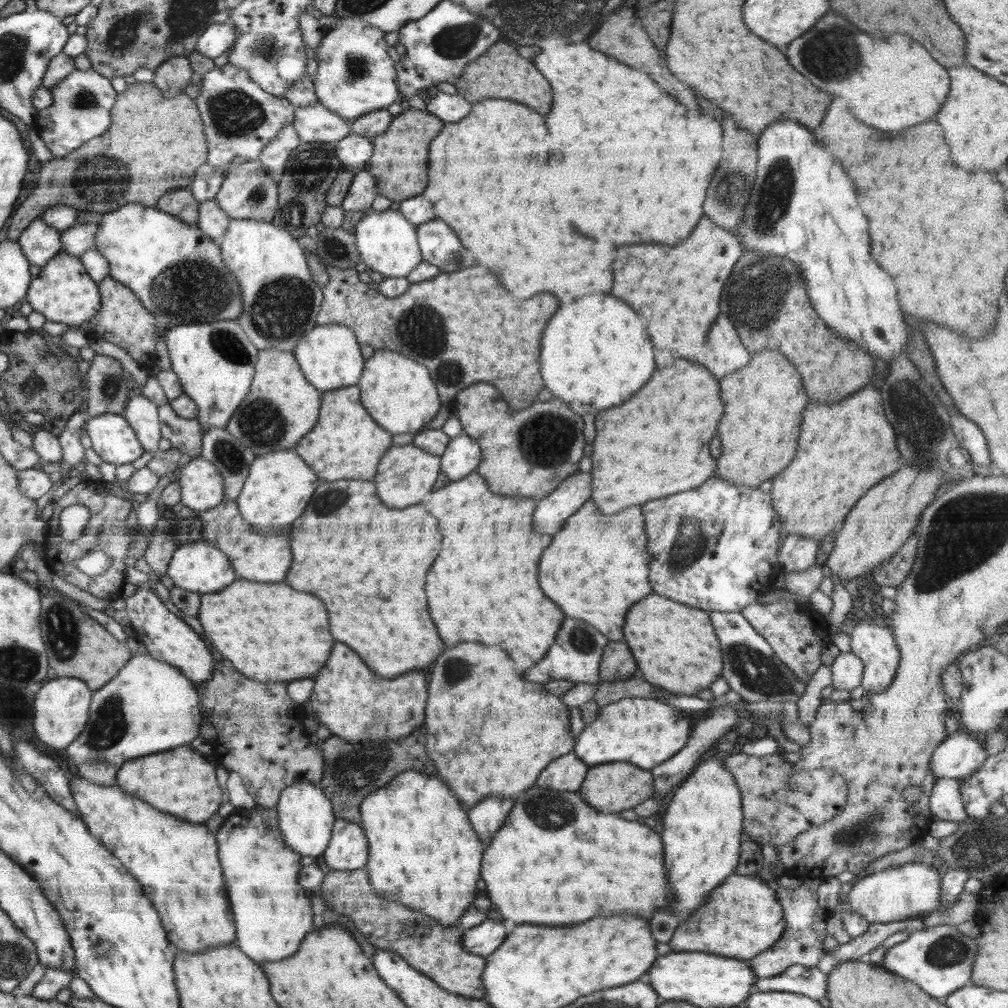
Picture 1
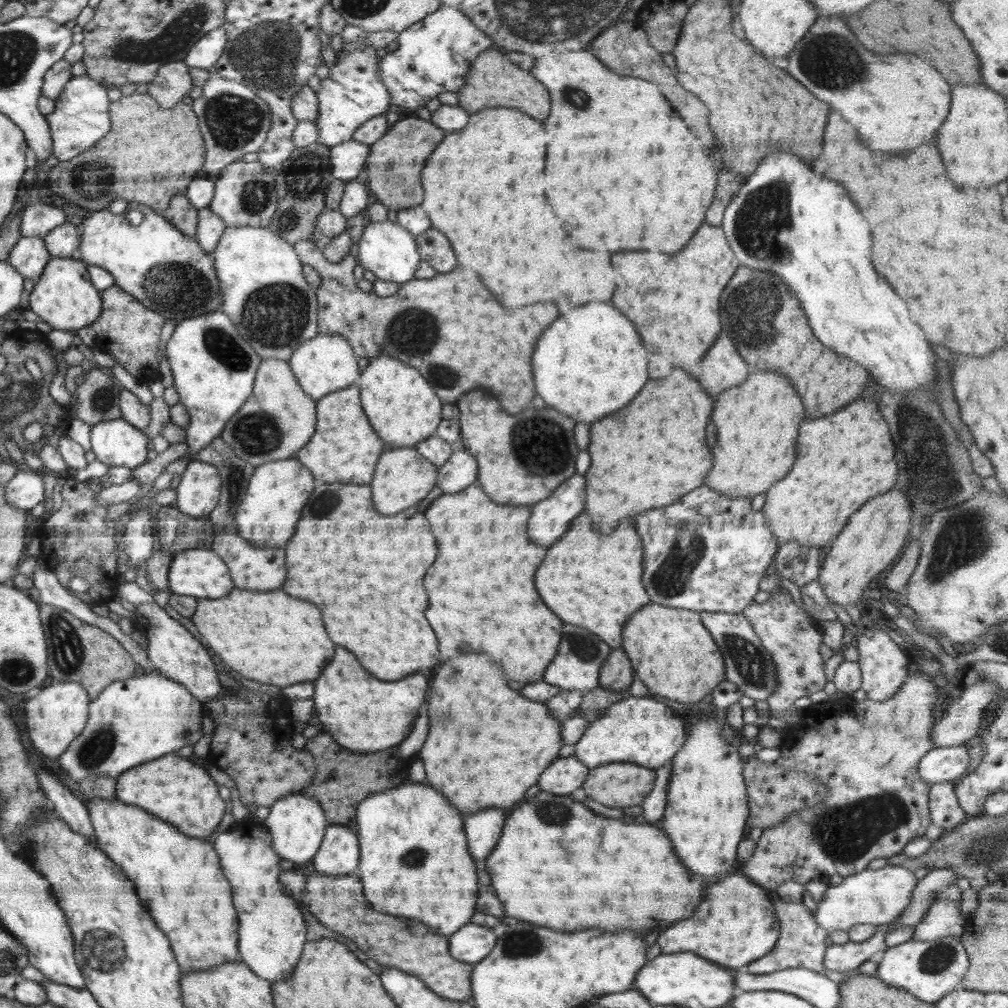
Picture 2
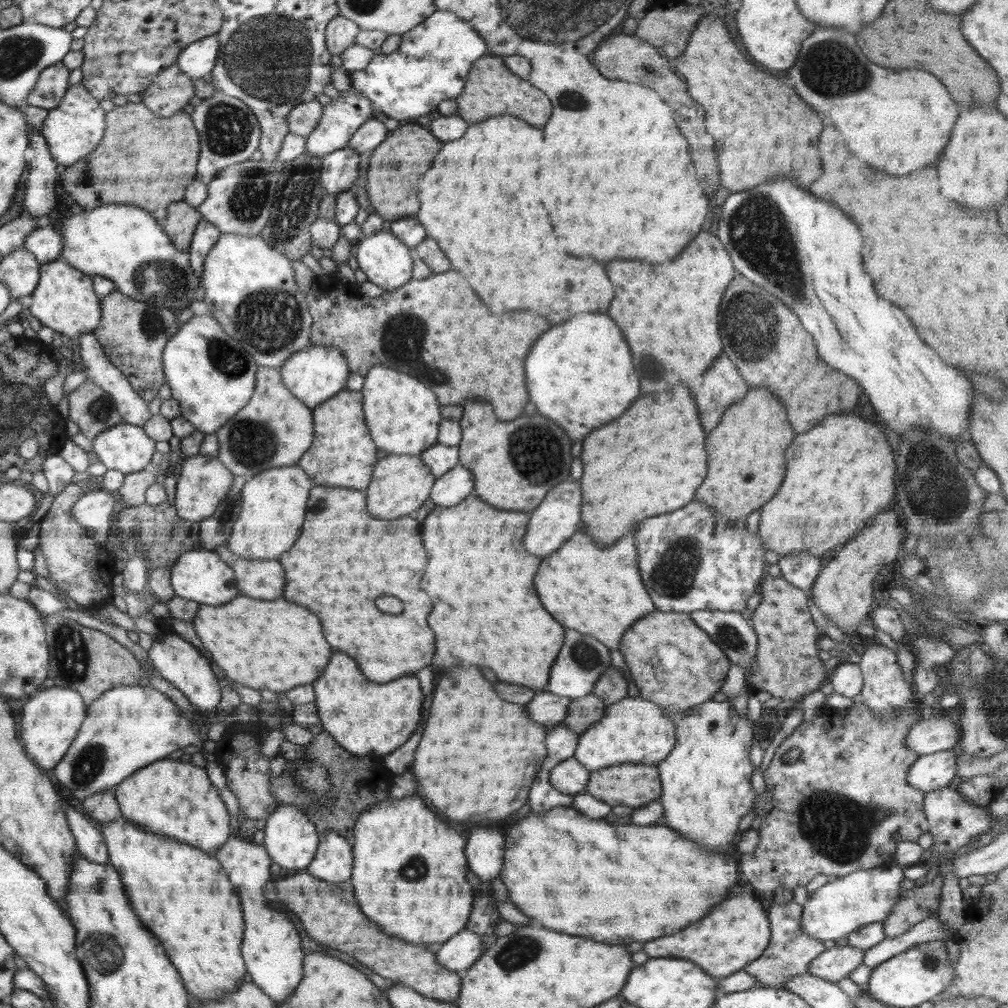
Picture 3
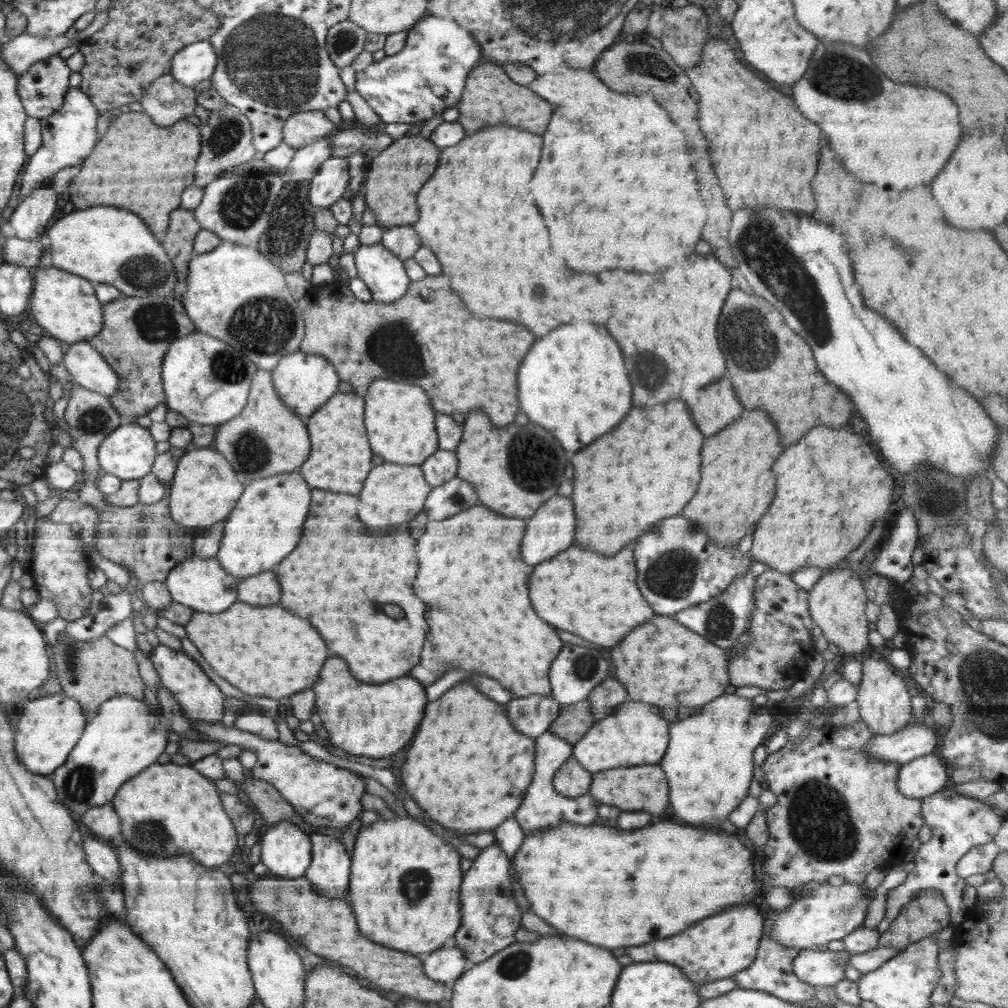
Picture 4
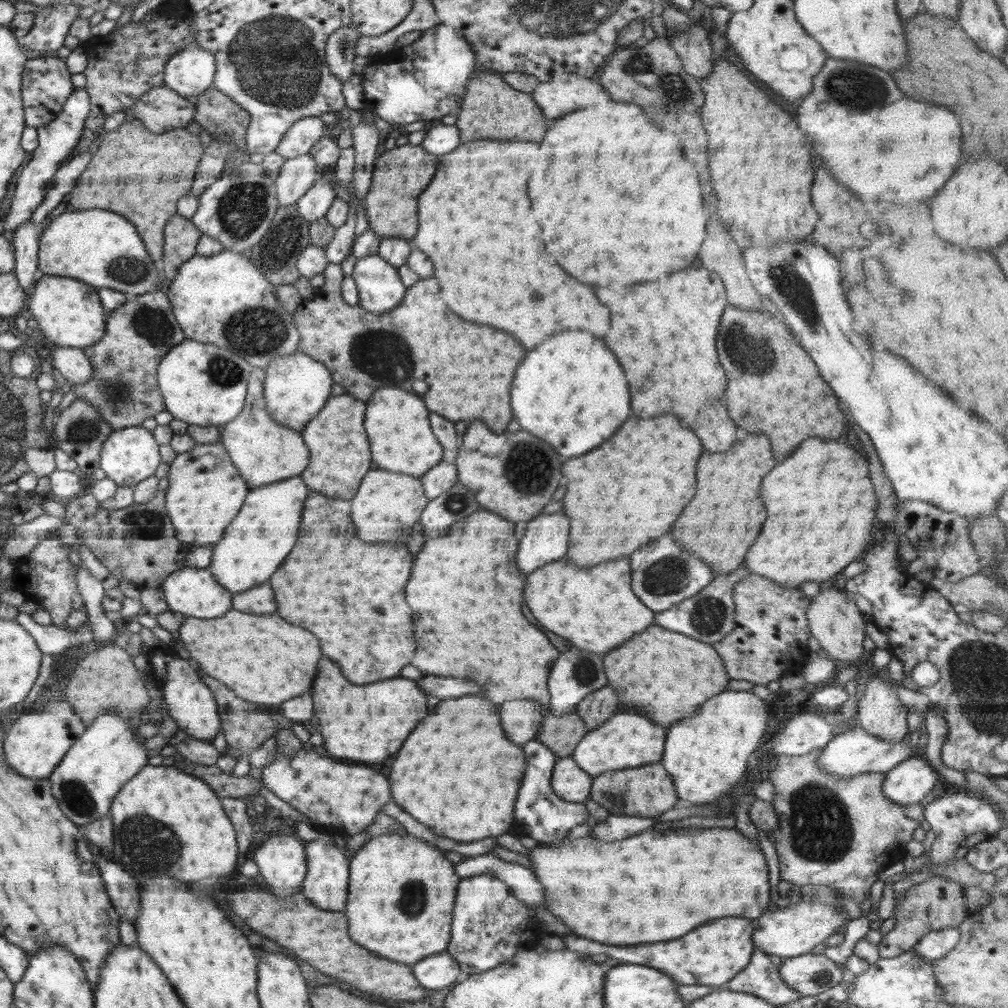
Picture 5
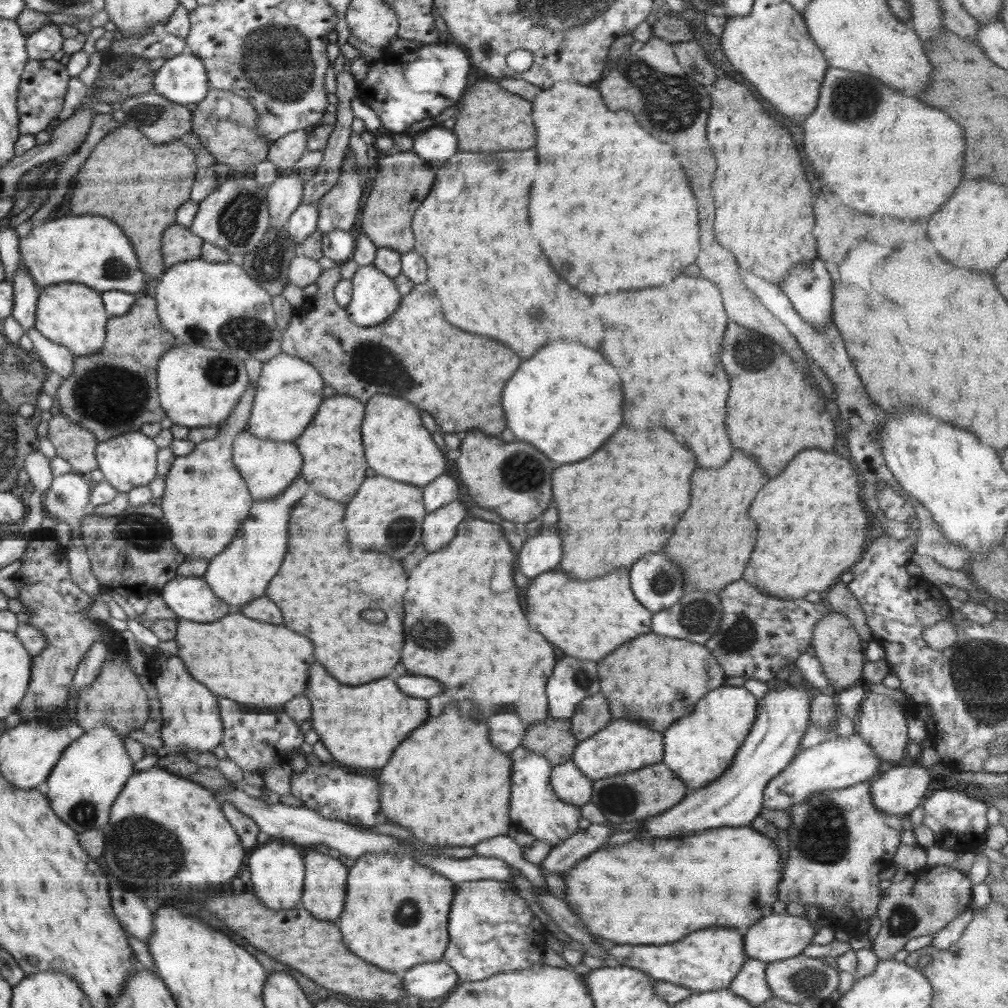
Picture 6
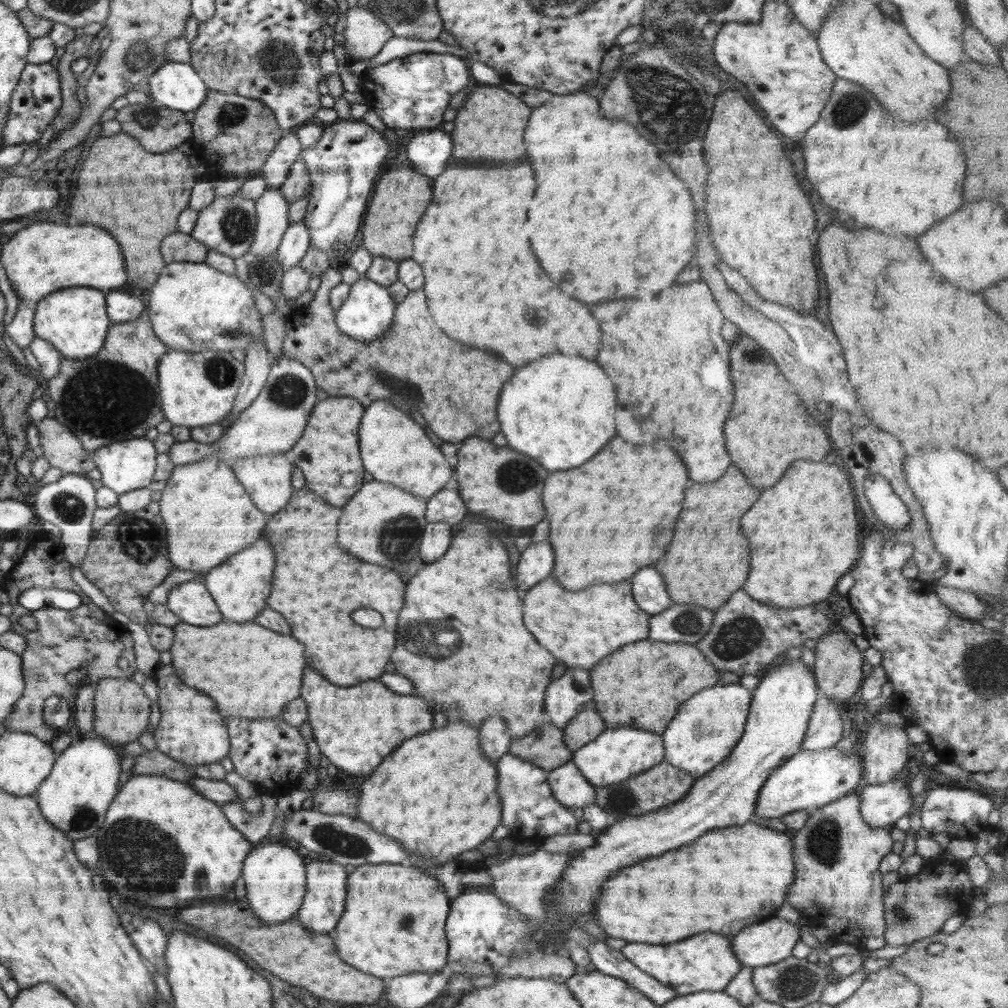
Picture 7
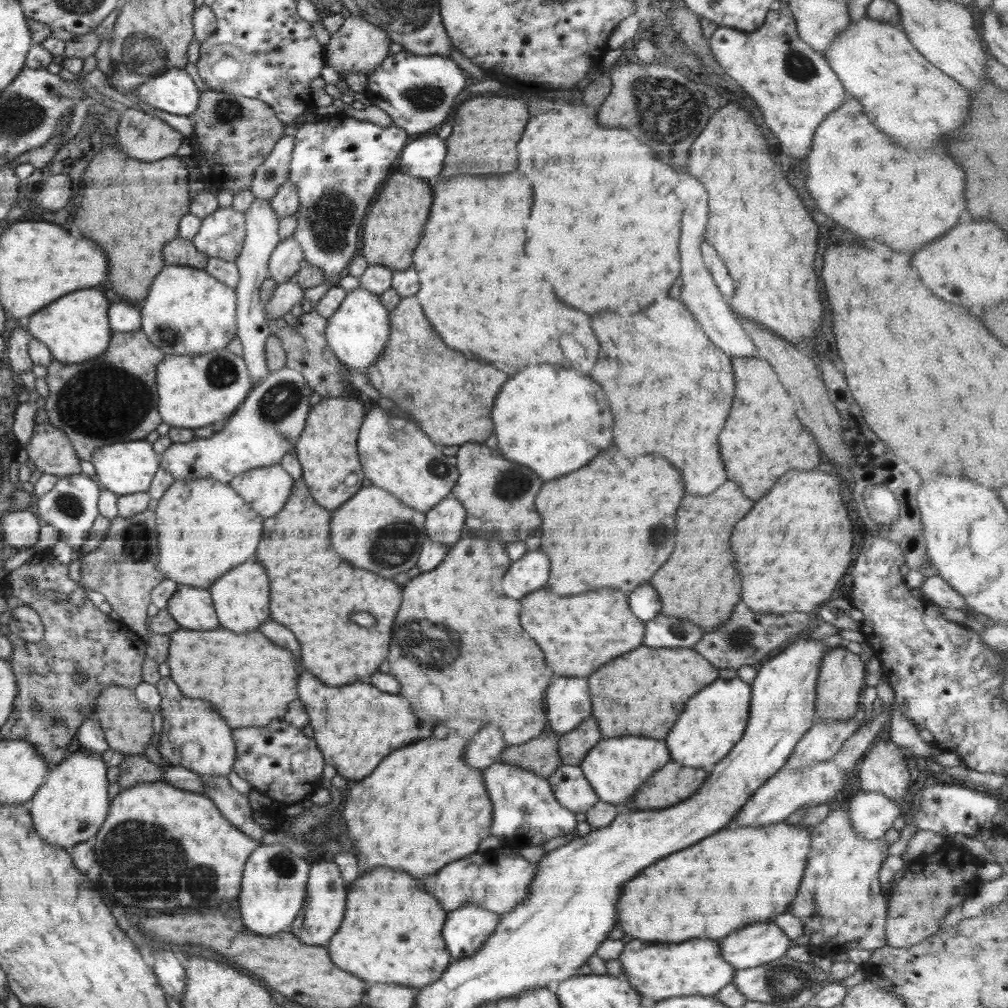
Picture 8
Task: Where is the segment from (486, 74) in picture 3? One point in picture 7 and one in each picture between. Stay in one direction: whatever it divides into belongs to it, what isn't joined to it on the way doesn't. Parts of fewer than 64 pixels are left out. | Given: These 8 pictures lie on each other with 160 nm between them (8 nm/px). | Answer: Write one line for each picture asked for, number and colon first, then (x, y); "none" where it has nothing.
4: (490, 98)
5: (492, 109)
6: (492, 120)
7: (491, 125)

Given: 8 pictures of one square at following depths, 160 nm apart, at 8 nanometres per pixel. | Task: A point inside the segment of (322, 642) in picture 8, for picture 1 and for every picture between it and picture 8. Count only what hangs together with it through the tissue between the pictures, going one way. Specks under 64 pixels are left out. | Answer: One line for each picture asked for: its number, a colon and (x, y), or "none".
1: (356, 545)
2: (339, 531)
3: (388, 556)
4: (338, 576)
5: (349, 593)
6: (319, 566)
7: (305, 576)

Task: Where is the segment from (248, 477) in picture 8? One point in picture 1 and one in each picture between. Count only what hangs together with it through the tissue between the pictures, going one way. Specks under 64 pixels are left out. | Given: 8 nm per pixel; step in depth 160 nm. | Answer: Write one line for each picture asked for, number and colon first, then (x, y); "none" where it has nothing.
1: (281, 400)
2: (272, 425)
3: (258, 438)
4: (267, 438)
5: (263, 451)
6: (268, 467)
7: (267, 479)

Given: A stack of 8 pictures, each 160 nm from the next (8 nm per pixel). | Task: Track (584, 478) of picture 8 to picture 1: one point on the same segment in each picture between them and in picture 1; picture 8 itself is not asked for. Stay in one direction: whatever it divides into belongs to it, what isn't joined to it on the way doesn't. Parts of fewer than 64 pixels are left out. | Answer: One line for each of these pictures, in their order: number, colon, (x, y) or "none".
1: (631, 465)
2: (664, 456)
3: (651, 460)
4: (645, 470)
5: (629, 491)
6: (623, 502)
7: (608, 518)

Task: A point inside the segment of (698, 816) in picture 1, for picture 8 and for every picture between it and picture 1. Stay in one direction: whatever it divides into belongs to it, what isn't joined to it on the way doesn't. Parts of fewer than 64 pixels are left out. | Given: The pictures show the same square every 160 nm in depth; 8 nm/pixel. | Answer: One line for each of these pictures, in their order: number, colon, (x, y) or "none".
2: (706, 817)
3: (706, 789)
4: (709, 763)
5: (706, 755)
6: (699, 747)
7: (708, 726)
8: (713, 721)

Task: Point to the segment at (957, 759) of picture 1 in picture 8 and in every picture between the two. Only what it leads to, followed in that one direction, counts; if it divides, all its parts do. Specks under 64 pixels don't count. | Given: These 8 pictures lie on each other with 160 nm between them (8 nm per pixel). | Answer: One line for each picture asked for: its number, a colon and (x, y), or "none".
2: (950, 763)
3: (933, 771)
4: (921, 777)
5: (907, 783)
6: (899, 789)
7: (882, 804)
8: (871, 814)

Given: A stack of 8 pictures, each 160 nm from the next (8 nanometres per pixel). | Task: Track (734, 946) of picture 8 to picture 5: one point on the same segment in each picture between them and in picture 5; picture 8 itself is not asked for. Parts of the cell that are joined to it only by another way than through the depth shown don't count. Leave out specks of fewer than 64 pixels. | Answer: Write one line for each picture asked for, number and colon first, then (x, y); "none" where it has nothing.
5: (794, 930)
6: (775, 937)
7: (758, 945)

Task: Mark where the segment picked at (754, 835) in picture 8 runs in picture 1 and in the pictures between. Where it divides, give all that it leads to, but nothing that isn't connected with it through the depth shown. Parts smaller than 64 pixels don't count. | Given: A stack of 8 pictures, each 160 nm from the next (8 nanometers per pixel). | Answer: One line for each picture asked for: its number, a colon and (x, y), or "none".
1: (538, 869)
2: (543, 869)
3: (617, 884)
4: (610, 888)
5: (655, 887)
6: (656, 892)
7: (733, 877)

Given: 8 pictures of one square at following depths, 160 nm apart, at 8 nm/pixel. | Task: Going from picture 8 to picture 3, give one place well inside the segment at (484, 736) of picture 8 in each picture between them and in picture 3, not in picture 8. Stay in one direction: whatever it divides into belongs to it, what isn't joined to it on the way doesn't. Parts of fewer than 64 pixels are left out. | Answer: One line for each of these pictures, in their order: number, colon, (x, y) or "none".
3: (548, 709)
4: (532, 716)
5: (521, 720)
6: (507, 730)
7: (495, 739)

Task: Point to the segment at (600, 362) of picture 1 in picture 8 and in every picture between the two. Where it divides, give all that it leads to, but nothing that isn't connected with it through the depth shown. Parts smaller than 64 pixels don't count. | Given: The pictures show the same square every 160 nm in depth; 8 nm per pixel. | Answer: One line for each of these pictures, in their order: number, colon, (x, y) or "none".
2: (591, 362)
3: (580, 375)
4: (573, 381)
5: (574, 409)
6: (566, 400)
7: (532, 410)
8: (555, 421)

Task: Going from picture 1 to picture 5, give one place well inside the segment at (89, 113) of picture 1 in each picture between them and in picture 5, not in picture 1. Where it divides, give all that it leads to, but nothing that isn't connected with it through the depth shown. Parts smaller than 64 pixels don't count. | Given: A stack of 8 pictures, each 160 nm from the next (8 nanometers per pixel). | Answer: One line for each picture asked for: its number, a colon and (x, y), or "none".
2: (81, 118)
3: (72, 130)
4: (68, 136)
5: (57, 140)

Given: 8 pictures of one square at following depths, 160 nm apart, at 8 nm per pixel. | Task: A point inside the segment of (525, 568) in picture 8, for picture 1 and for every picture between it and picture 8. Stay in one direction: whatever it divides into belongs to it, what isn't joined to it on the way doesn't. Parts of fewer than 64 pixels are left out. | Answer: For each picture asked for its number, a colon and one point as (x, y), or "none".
1: (551, 512)
2: (550, 518)
3: (558, 516)
4: (551, 529)
5: (546, 539)
6: (541, 553)
7: (536, 563)

